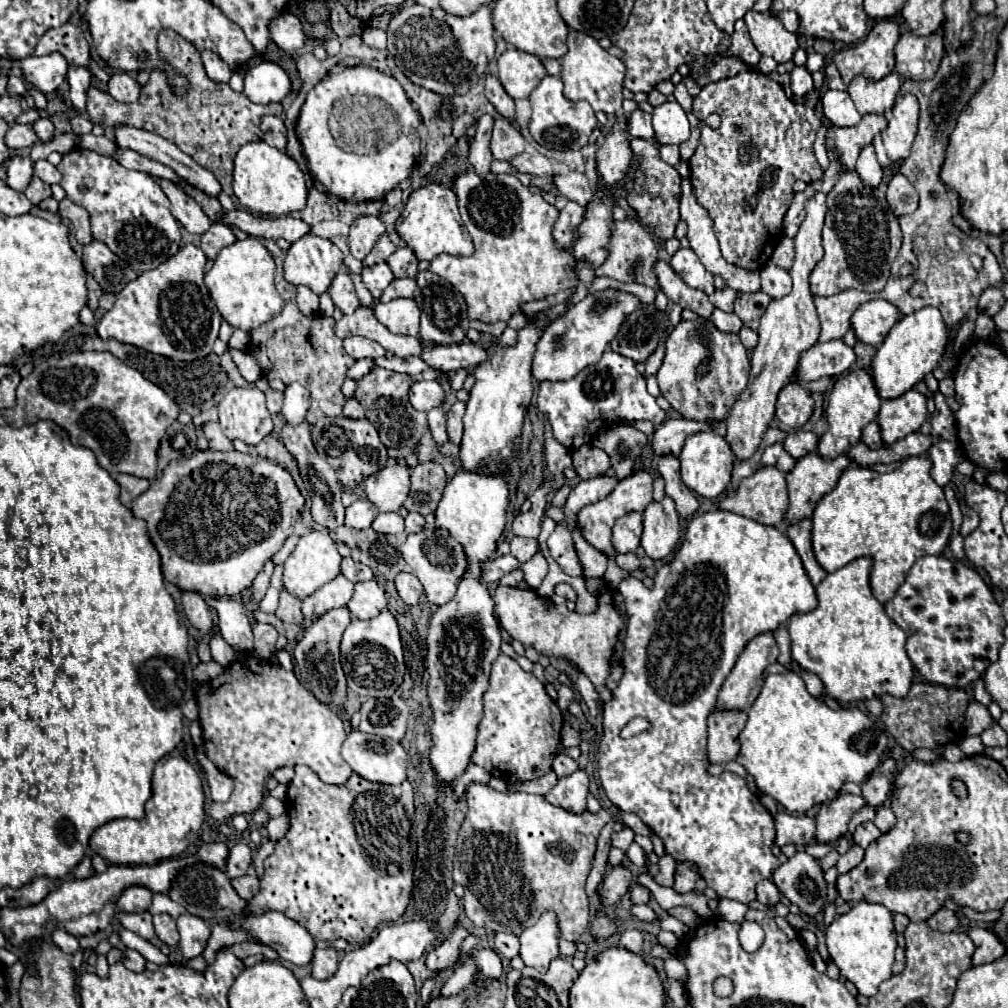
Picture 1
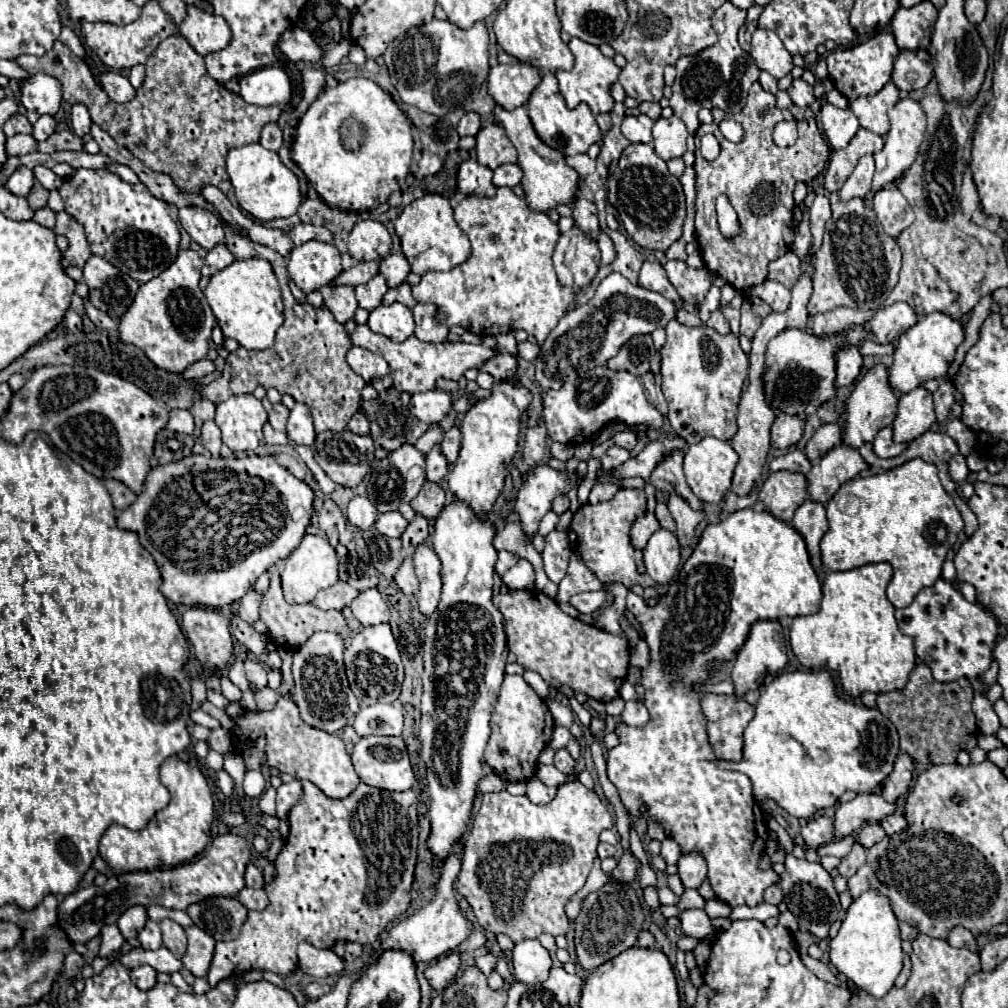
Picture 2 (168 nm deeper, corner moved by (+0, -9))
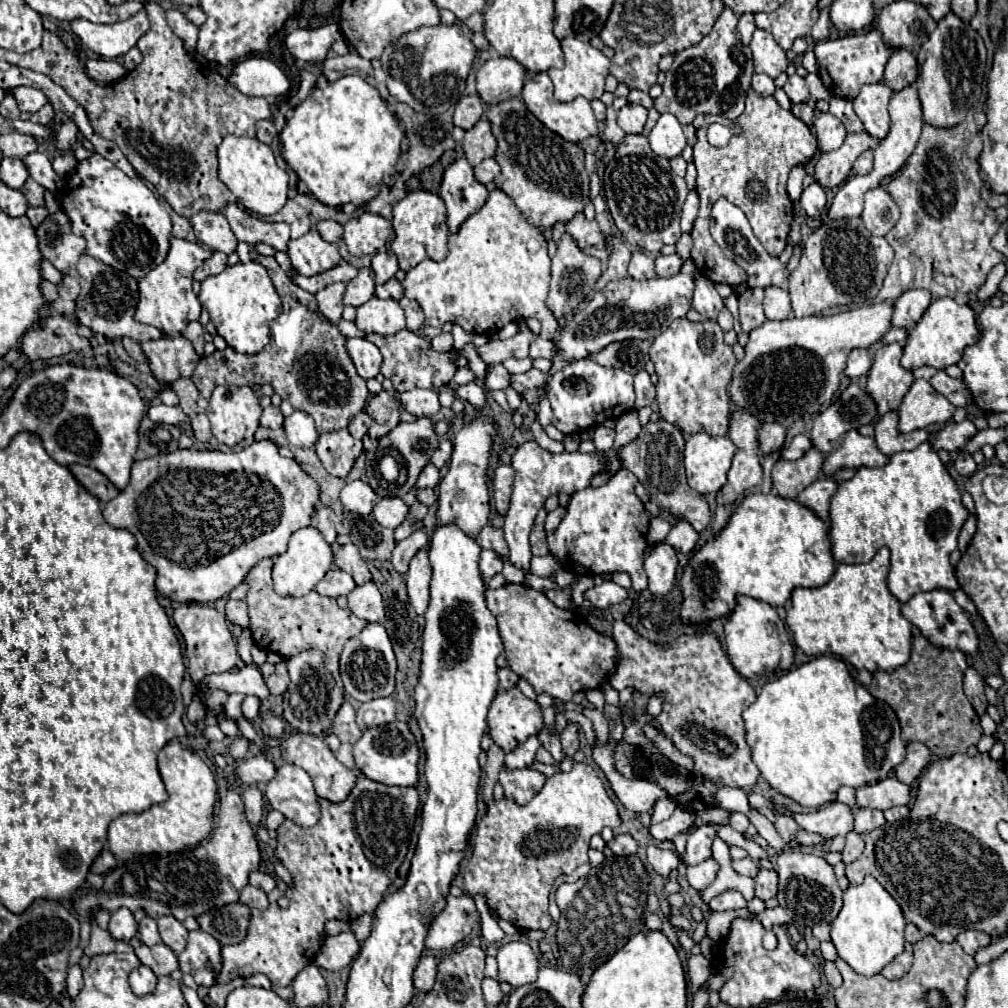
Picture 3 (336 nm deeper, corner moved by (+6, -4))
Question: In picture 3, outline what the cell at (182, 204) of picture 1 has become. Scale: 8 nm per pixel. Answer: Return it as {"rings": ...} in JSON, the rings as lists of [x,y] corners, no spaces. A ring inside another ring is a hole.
{"rings":[[[199,211],[189,217],[189,223],[195,231],[195,237],[209,247],[211,251],[223,251],[223,253],[233,253],[237,247],[237,239],[225,219],[223,213],[215,211]]]}

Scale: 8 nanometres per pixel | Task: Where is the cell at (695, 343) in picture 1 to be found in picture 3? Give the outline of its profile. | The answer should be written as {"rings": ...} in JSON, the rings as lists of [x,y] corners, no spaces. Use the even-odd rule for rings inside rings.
{"rings":[[[675,319],[665,333],[661,333],[649,351],[649,357],[655,365],[655,373],[659,377],[657,383],[657,403],[661,419],[677,425],[685,435],[693,433],[707,433],[707,435],[727,435],[729,427],[729,383],[731,373],[737,363],[733,349],[723,341],[723,331],[715,321],[693,323],[687,319]]]}

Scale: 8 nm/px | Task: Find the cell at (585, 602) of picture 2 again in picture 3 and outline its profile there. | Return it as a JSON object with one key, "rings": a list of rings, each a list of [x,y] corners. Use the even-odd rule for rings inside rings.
{"rings":[[[605,581],[601,585],[595,585],[591,589],[587,589],[583,593],[583,599],[587,599],[593,607],[597,609],[605,609],[613,603],[621,603],[627,599],[627,591],[619,585],[615,585],[613,581]]]}

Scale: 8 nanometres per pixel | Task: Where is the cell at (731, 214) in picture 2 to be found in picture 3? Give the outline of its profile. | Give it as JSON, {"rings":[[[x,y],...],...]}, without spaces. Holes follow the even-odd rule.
{"rings":[[[719,197],[711,209],[711,235],[717,241],[717,245],[723,249],[723,253],[747,271],[749,287],[769,287],[769,285],[775,285],[781,289],[789,287],[787,265],[783,265],[779,257],[773,257],[765,251],[765,247],[751,233],[745,213],[739,207],[735,207],[731,201],[727,201],[725,197]]]}

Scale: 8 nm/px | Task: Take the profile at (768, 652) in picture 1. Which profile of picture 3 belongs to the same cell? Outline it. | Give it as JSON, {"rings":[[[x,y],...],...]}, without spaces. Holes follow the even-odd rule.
{"rings":[[[743,595],[737,597],[737,607],[725,623],[725,643],[727,643],[727,657],[731,665],[745,679],[753,679],[755,675],[761,675],[771,655],[773,655],[775,669],[779,667],[779,671],[787,671],[793,665],[793,647],[787,639],[785,623],[779,619],[777,611],[769,603],[757,601],[753,597],[743,597]]]}

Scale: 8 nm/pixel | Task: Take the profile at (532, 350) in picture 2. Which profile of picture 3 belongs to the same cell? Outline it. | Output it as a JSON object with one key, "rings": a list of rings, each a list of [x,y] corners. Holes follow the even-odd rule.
{"rings":[[[537,337],[533,343],[531,343],[531,347],[529,347],[529,355],[535,359],[535,357],[553,357],[553,349],[555,349],[555,345],[553,345],[553,341],[545,341],[545,339],[541,339],[541,337]]]}

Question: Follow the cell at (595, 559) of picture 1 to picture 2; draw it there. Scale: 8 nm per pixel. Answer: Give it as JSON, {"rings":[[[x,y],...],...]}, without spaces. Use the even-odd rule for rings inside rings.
{"rings":[[[573,552],[567,568],[566,576],[558,585],[557,602],[569,602],[571,596],[591,590],[601,590],[603,584],[599,578],[583,564],[577,552]]]}

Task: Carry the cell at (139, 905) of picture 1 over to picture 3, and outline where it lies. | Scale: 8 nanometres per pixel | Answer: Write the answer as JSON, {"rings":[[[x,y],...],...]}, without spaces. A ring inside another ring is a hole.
{"rings":[[[121,907],[119,911],[111,913],[109,933],[115,939],[121,939],[121,941],[129,941],[129,939],[135,937],[135,933],[137,933],[137,921],[135,921],[133,913],[127,907]]]}

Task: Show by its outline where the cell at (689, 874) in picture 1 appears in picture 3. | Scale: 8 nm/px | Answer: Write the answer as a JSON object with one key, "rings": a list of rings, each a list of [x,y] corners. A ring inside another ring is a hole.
{"rings":[[[703,825],[695,833],[691,833],[687,839],[685,853],[683,853],[681,861],[687,867],[707,861],[711,857],[711,841],[715,835],[717,835],[717,825]]]}

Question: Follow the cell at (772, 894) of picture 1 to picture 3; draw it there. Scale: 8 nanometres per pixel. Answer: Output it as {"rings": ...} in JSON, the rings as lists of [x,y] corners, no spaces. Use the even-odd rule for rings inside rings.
{"rings":[[[761,869],[757,875],[757,885],[755,885],[755,897],[767,901],[777,895],[777,873],[769,869]]]}

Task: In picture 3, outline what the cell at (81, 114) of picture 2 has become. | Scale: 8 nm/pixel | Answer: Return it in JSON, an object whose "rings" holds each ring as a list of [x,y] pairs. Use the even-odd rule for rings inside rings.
{"rings":[[[73,119],[63,123],[61,129],[57,131],[57,137],[55,137],[57,139],[57,147],[63,149],[63,151],[69,151],[75,145],[75,141],[77,141],[77,133],[79,133],[79,129],[77,129]]]}

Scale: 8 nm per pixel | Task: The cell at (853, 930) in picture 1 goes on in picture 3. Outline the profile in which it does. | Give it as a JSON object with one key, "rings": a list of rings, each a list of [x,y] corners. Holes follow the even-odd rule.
{"rings":[[[865,877],[861,885],[849,885],[843,893],[843,907],[831,923],[831,941],[837,955],[859,975],[873,977],[903,951],[905,917],[897,901],[873,879]]]}

